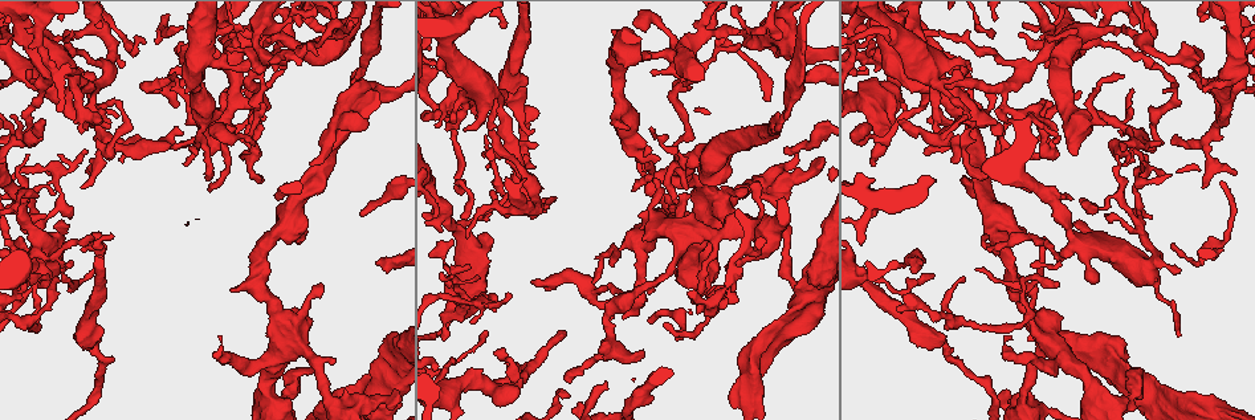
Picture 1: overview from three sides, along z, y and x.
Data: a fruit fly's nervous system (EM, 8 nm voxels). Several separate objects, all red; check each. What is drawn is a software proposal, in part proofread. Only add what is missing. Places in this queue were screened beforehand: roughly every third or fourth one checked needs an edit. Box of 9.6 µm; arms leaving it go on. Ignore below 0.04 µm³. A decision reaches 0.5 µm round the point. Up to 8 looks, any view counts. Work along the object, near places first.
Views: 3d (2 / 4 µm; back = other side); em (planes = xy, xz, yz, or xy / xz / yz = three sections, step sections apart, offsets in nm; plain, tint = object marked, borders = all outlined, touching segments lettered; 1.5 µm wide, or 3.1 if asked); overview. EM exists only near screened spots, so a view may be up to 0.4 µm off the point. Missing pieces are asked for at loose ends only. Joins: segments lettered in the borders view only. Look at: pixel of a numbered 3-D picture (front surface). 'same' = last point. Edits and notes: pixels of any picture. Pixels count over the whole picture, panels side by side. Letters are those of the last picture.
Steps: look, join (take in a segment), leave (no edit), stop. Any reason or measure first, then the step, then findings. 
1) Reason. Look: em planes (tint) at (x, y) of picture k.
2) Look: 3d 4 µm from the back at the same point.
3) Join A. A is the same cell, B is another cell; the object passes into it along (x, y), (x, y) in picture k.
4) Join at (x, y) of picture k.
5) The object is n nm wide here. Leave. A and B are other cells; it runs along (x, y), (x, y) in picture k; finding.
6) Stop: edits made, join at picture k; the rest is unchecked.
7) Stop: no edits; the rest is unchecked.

Free end. Look: em yz step 8 (borders) at (441, 340) of picture 1.

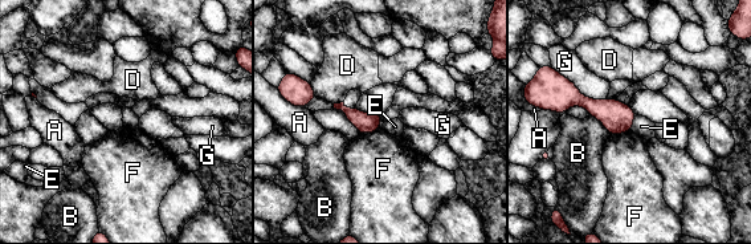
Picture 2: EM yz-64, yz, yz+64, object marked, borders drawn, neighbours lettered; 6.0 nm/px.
Cut it another way. Look: em planes (borders) at the same point.

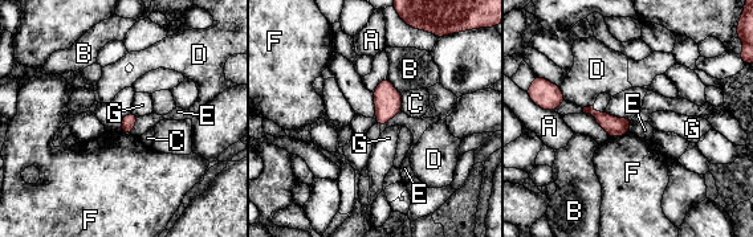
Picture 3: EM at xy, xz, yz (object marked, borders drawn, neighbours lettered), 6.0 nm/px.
Leave. A, B, C, D, E, F and G are other cells; a border runs along (401, 111), (381, 126) in picture 3; no lettered segment goes on from it.

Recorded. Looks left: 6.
Stops while still wide. Look: 3d 4 µm at (54, 225) of picture 1.

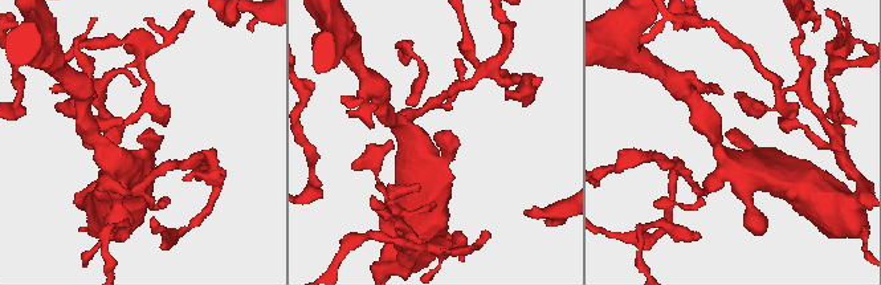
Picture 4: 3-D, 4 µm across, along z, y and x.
Look: em yz step 4 (borders) at (440, 133) of picture 4.

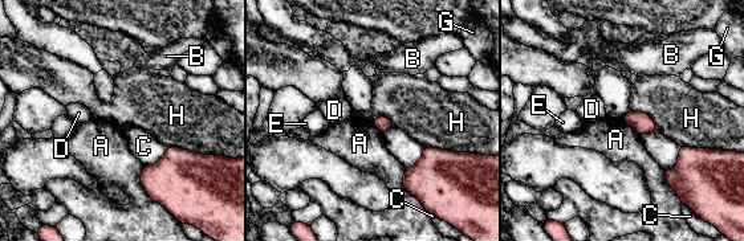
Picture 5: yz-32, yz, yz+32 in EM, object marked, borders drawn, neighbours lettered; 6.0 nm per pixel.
The longest contact is with A, 240 nm. Leave. A, B, C, D, E, G and H are other cells; a border runs along (142, 164), (139, 183), (154, 200) in picture 5; none of them fits.

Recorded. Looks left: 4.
Thin end. Look: 3d 4 µm at (875, 281) of picture 1.

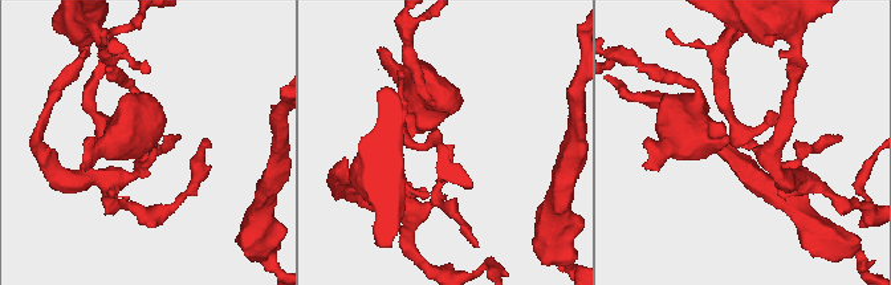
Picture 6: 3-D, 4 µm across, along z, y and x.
Need the tissue. Look: em planes (borders) at (448, 145) of picture 6.

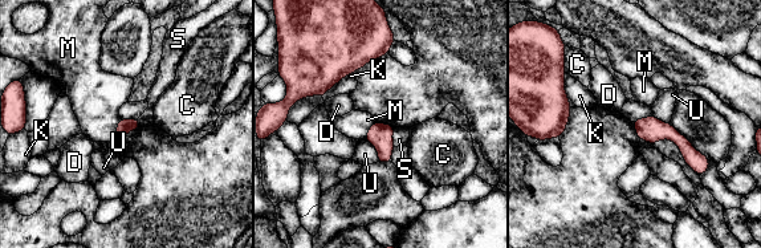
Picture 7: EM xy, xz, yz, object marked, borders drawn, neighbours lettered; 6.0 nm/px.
The object is 90 nm wide here; the longest contact is with K, 220 nm. Leave. C, D, K, M, S and U are other cells; none of them fits.

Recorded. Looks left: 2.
Stop: no edits; the rest is unchecked.

